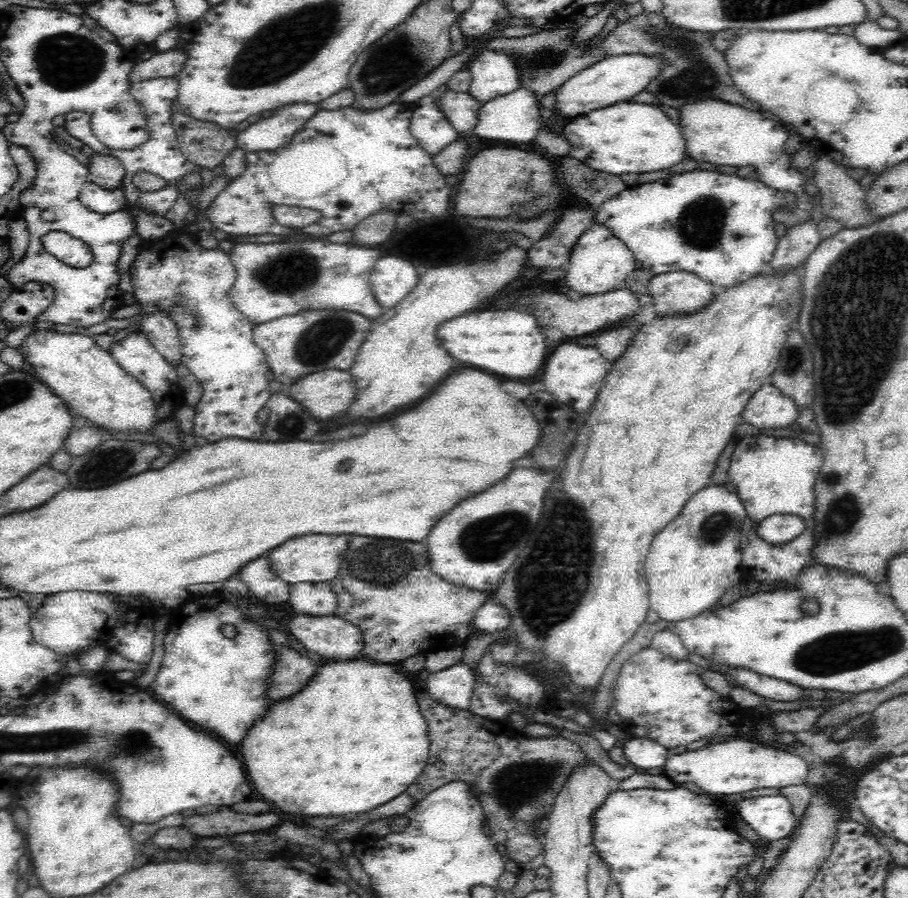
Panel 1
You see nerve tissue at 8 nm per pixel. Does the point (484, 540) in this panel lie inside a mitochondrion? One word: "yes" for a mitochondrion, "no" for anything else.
yes

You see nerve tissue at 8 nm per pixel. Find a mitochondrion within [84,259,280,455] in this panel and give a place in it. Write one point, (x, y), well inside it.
(178, 301)

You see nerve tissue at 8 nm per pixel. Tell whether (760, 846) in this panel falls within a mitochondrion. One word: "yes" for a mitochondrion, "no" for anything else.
no

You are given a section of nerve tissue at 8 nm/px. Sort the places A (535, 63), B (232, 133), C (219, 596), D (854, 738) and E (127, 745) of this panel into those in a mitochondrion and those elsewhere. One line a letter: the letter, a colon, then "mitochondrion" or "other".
A: mitochondrion
B: other
C: other
D: other
E: mitochondrion

